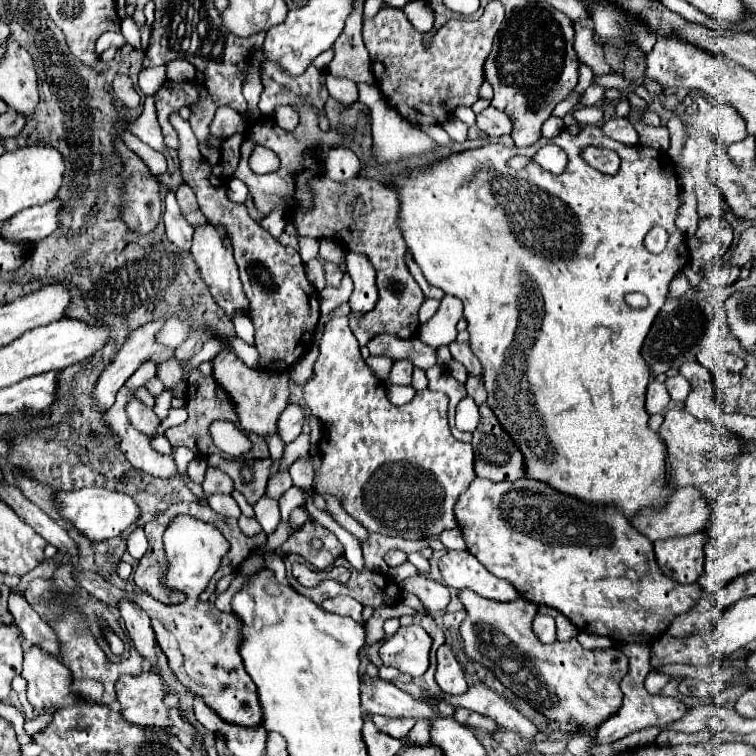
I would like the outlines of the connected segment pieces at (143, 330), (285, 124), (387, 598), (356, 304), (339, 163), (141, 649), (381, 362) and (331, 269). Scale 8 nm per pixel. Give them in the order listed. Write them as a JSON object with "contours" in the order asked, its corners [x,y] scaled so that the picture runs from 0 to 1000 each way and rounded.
{"contours":[[[[214,419],[214,422],[206,422],[206,425],[198,425],[198,427],[188,430],[185,435],[177,435],[177,438],[172,440],[172,446],[164,451],[161,462],[151,470],[148,480],[143,483],[143,488],[138,488],[138,493],[132,496],[132,501],[130,501],[130,507],[127,507],[127,515],[124,515],[124,520],[122,520],[122,528],[124,528],[124,533],[127,533],[132,541],[146,541],[146,538],[151,536],[156,515],[164,509],[164,504],[167,504],[190,478],[201,475],[201,478],[206,478],[206,480],[214,480],[214,478],[222,478],[222,475],[230,472],[230,459],[214,456],[214,454],[206,451],[206,440],[217,433],[217,427],[220,427],[217,419]]],[[[370,139],[370,142],[365,142],[365,163],[373,168],[373,171],[378,171],[381,176],[386,176],[389,171],[392,171],[392,165],[394,165],[394,149],[386,144],[386,142],[381,142],[381,139]]],[[[455,735],[444,739],[444,749],[455,749],[463,754],[460,769],[460,787],[476,795],[487,803],[505,803],[505,800],[521,800],[529,790],[529,776],[505,758],[481,753],[479,758],[468,755]]],[[[466,332],[458,335],[458,351],[460,351],[458,358],[468,372],[463,406],[466,411],[484,414],[495,406],[500,396],[497,377],[495,377],[495,353],[481,335],[466,335]]],[[[460,194],[437,197],[434,208],[426,216],[426,229],[444,242],[458,242],[460,237],[468,237],[474,226],[476,226],[474,208]]],[[[159,792],[156,795],[156,811],[159,816],[164,819],[164,827],[167,827],[167,835],[180,856],[180,861],[196,872],[196,874],[204,874],[204,853],[206,853],[206,843],[204,843],[204,835],[201,835],[201,827],[198,827],[198,816],[172,792]]],[[[487,472],[484,480],[487,480],[487,485],[492,488],[492,493],[495,493],[503,504],[513,499],[516,485],[519,485],[519,475],[513,475],[513,472]]],[[[418,337],[418,343],[423,345],[426,356],[429,356],[429,366],[431,366],[431,377],[434,380],[447,380],[450,377],[450,369],[452,369],[452,358],[447,356],[444,348],[437,348],[437,345],[429,345],[423,337]]]]}

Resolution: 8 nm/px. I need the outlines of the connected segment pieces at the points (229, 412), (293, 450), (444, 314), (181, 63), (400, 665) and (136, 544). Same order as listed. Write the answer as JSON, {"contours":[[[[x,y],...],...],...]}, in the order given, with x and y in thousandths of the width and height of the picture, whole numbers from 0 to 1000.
{"contours":[[[[278,496],[278,499],[267,499],[259,512],[257,512],[257,520],[249,520],[246,522],[246,538],[249,538],[249,554],[235,562],[235,565],[225,565],[220,567],[220,578],[222,583],[228,583],[228,589],[246,589],[251,591],[262,604],[267,602],[280,602],[280,599],[291,599],[288,591],[280,586],[278,581],[278,562],[286,557],[286,554],[302,554],[310,557],[310,562],[317,562],[315,557],[315,549],[312,549],[312,538],[310,538],[310,530],[304,528],[304,522],[286,507],[286,501]]],[[[399,573],[394,581],[381,586],[378,597],[373,602],[373,618],[384,618],[397,602],[407,599],[407,591],[410,591],[410,575],[407,573]]],[[[587,390],[577,417],[556,433],[556,448],[569,459],[593,456],[603,448],[603,427],[611,419],[611,401],[601,390]]],[[[234,78],[220,85],[221,101],[230,107],[254,107],[259,102],[259,90],[243,78]]],[[[545,824],[542,829],[529,829],[505,851],[503,872],[508,880],[519,880],[542,896],[556,896],[569,880],[569,853],[566,837]]],[[[183,697],[172,705],[169,710],[169,731],[177,737],[177,739],[188,739],[190,731],[196,726],[196,716],[193,716],[193,708],[190,708],[190,700]]]]}

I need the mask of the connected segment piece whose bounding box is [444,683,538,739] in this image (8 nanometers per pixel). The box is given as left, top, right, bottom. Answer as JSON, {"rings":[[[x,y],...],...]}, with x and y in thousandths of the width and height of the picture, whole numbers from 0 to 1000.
{"rings":[[[638,903],[624,906],[608,922],[587,919],[587,925],[598,935],[619,935],[619,938],[635,943],[635,946],[643,946],[643,948],[653,951],[667,964],[688,972],[690,978],[704,978],[712,970],[712,964],[709,964],[709,959],[704,954],[698,954],[693,946],[688,946],[667,922],[661,922],[659,917],[653,917],[651,911],[646,911]]]}

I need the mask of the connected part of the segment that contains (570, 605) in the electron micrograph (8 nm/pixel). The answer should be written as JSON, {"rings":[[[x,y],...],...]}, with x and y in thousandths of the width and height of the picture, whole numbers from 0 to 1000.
{"rings":[[[630,631],[606,657],[601,679],[616,726],[630,734],[640,750],[656,763],[677,771],[693,792],[709,800],[733,803],[772,837],[804,840],[817,851],[862,851],[881,835],[894,813],[910,808],[929,787],[923,774],[899,774],[876,761],[860,716],[844,705],[820,676],[778,671],[706,634],[651,639]]]}

